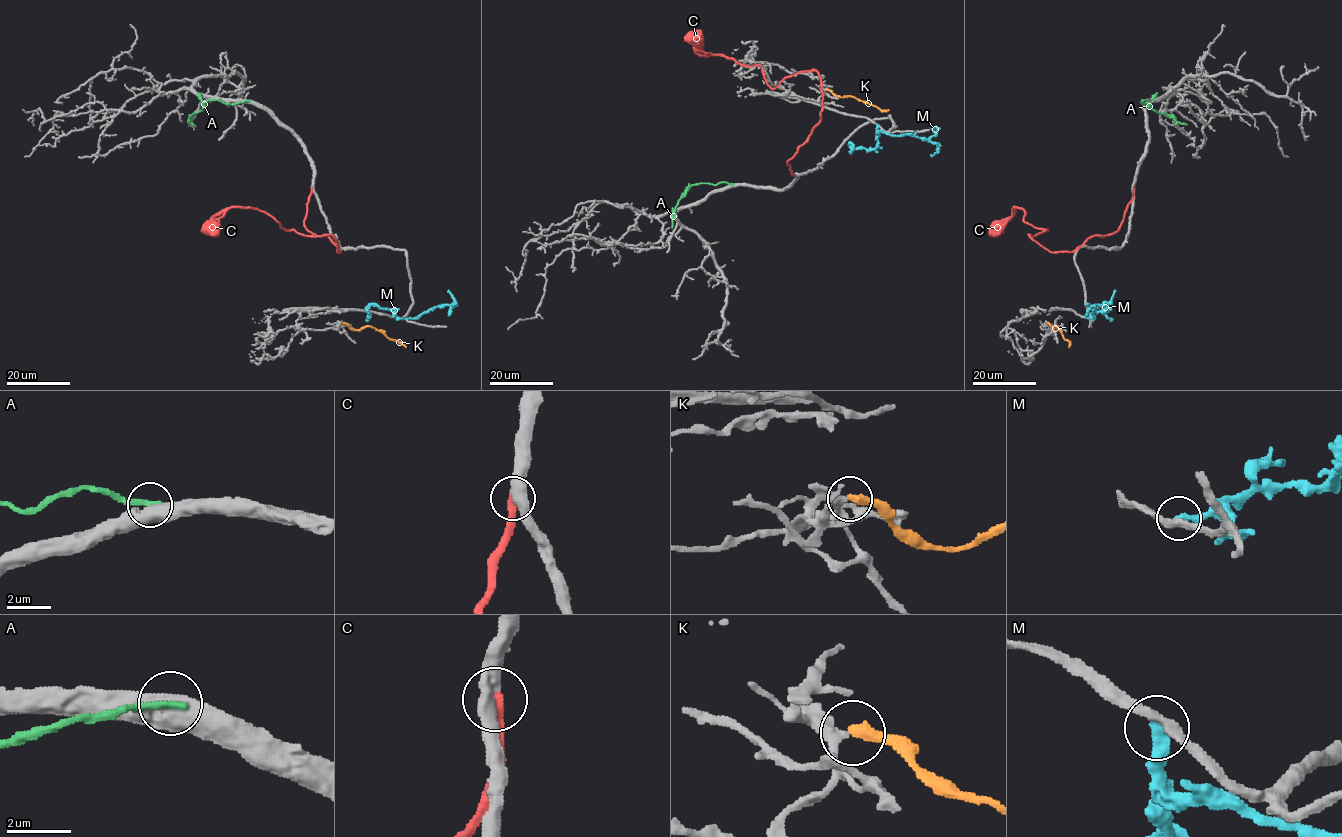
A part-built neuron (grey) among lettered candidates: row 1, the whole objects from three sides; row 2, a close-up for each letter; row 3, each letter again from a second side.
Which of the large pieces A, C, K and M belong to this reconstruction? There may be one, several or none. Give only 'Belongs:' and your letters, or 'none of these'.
Belongs: C

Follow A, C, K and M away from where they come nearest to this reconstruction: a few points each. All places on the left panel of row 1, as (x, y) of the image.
A: (249, 101), (234, 104), (207, 101), (201, 110), (192, 115), (188, 124)
C: (311, 188), (305, 227), (339, 252), (331, 235), (284, 229), (250, 207), (231, 207), (209, 232)
K: (343, 323), (355, 330), (371, 326), (405, 347)
M: (393, 316), (419, 318), (435, 307), (453, 305), (456, 302), (448, 290)

